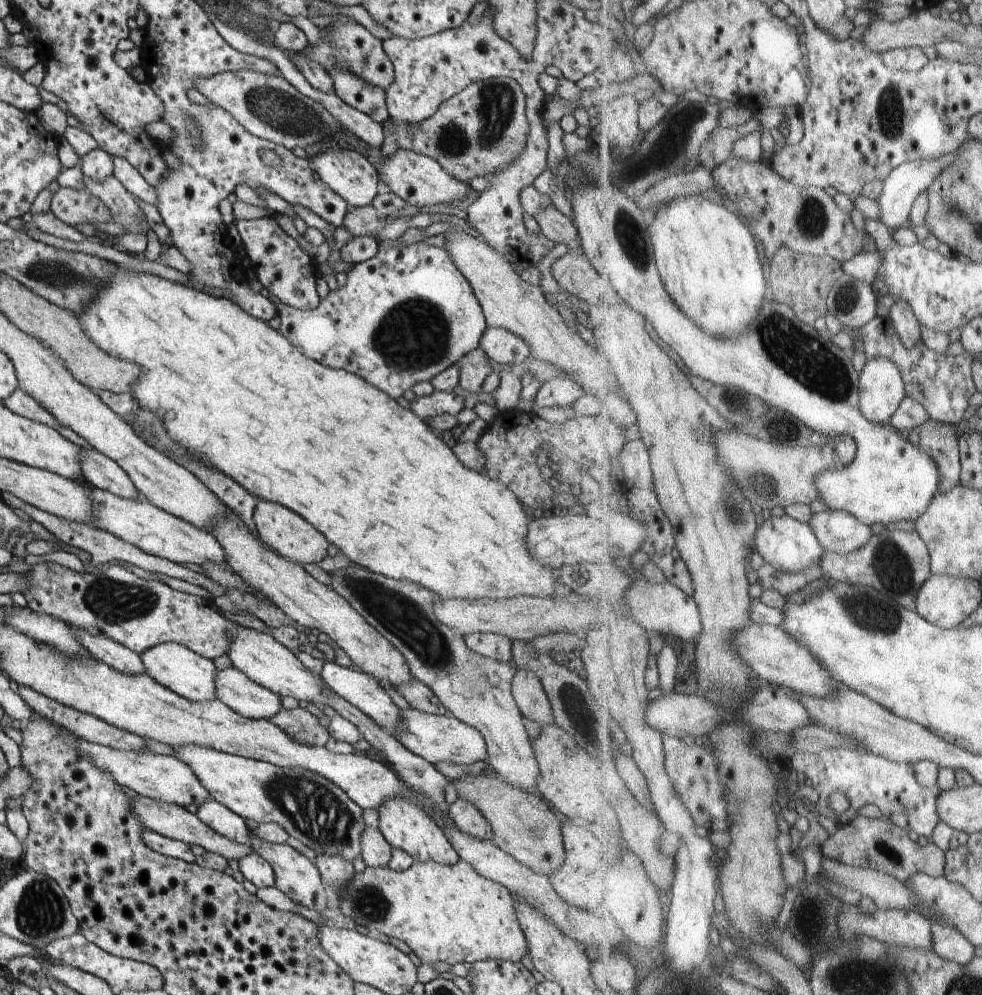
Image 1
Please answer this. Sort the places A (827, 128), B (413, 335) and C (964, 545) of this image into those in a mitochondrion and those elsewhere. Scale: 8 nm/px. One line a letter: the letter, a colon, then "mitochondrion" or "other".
A: other
B: mitochondrion
C: other

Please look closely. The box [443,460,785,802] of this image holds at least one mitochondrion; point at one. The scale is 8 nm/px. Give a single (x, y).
(763, 487)

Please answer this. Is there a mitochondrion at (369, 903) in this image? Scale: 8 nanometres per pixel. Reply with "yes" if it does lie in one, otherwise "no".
yes

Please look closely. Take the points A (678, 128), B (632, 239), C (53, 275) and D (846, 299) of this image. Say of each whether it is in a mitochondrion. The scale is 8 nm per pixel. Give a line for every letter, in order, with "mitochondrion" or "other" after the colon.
A: mitochondrion
B: mitochondrion
C: mitochondrion
D: mitochondrion

